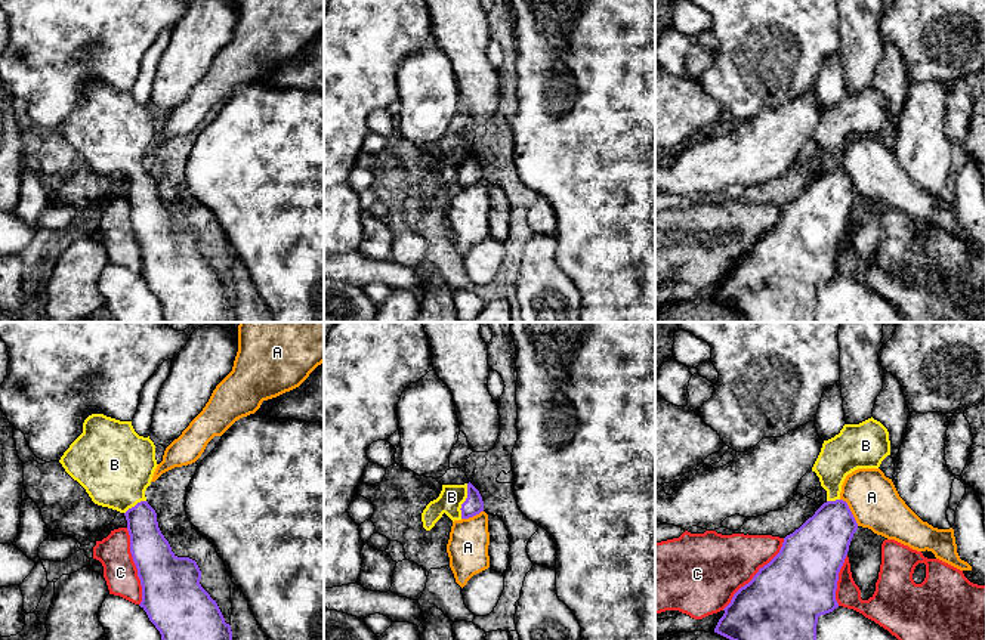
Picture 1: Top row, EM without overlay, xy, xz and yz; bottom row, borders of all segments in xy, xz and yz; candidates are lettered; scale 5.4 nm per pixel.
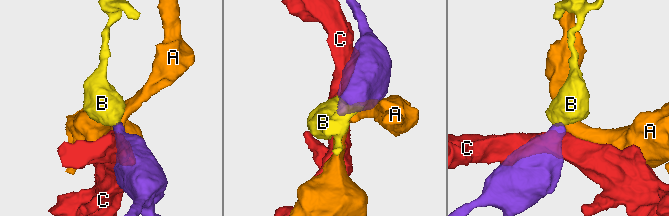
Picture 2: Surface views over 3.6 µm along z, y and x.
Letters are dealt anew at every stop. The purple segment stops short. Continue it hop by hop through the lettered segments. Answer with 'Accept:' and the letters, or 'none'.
Accept: B

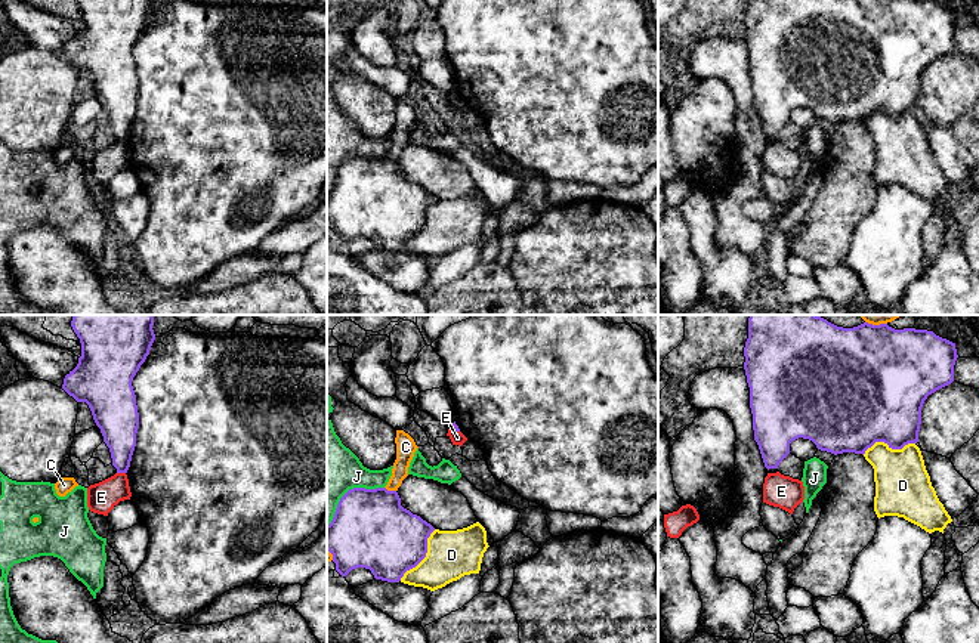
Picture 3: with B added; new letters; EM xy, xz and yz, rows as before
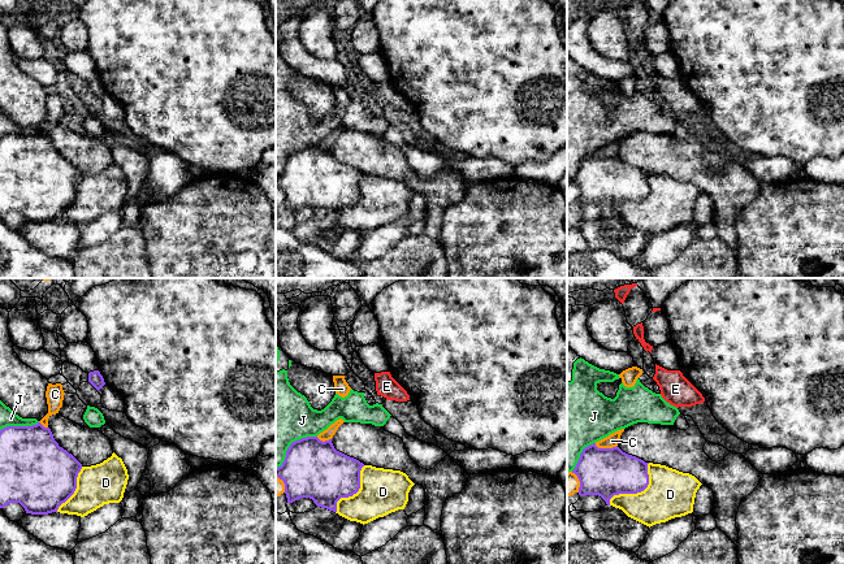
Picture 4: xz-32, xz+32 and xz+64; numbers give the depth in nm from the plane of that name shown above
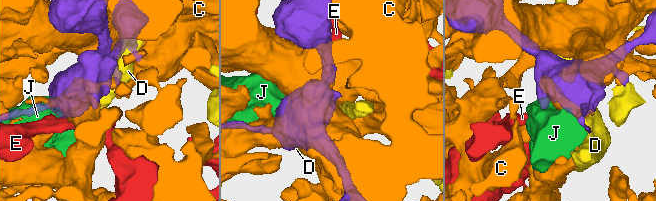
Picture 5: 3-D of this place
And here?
Accept: none

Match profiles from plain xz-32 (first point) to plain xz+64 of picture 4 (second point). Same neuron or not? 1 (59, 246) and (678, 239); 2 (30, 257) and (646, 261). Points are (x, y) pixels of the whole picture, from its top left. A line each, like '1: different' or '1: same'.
1: different
2: different

